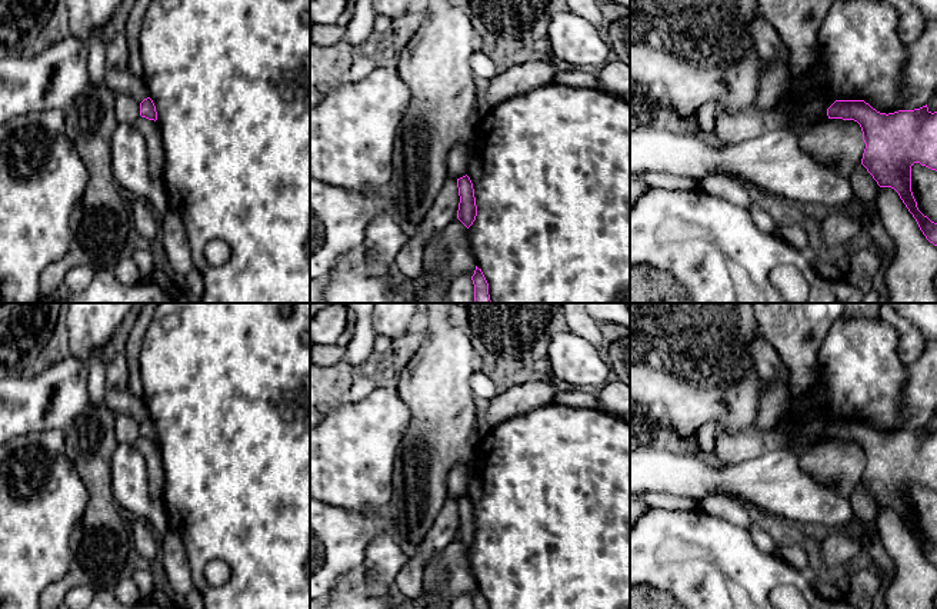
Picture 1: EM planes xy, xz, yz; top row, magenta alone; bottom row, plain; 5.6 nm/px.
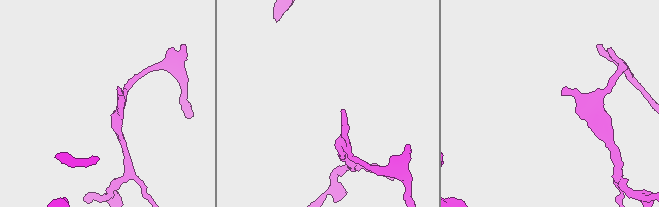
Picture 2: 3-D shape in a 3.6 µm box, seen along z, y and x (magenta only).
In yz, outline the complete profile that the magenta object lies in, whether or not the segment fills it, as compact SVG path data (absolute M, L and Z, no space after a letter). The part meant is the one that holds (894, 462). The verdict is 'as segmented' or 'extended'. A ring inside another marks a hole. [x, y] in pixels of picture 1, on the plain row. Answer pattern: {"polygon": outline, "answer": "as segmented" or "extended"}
{"polygon": "M836 420L827 429L827 436L828 439L854 440L860 445L863 452L863 460L866 463L861 485L867 489L867 492L873 496L873 499L880 508L891 508L898 513L900 519L916 539L926 559L934 566L937 566L937 543L931 542L918 530L917 522L911 512L911 486L914 483L920 483L921 486L937 492L937 432L931 433L926 425L920 429L898 430L886 435L877 432L864 420Z", "answer": "as segmented"}

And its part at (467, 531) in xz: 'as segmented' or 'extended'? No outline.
as segmented

